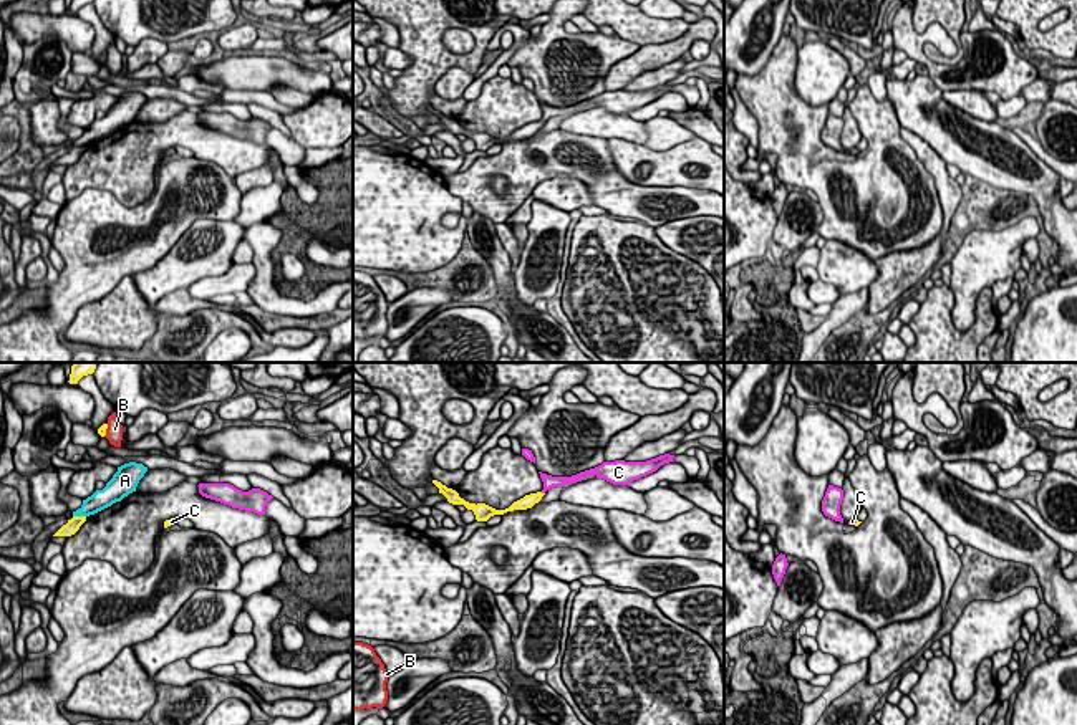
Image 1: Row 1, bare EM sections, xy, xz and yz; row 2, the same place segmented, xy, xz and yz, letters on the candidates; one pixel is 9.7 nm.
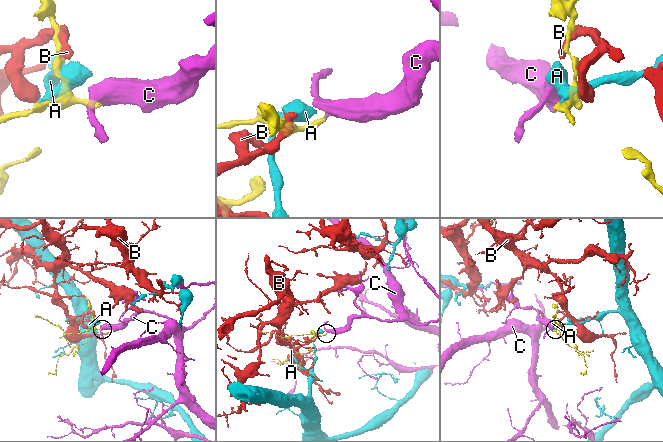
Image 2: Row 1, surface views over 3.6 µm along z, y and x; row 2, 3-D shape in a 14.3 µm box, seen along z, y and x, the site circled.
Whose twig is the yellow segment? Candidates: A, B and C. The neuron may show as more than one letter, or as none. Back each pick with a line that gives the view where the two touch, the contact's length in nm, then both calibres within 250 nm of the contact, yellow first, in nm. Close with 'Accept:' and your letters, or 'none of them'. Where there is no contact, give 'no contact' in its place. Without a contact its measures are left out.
C: contact in xz; length 50 nm; calibres 130 and 130 nm
Accept: C

